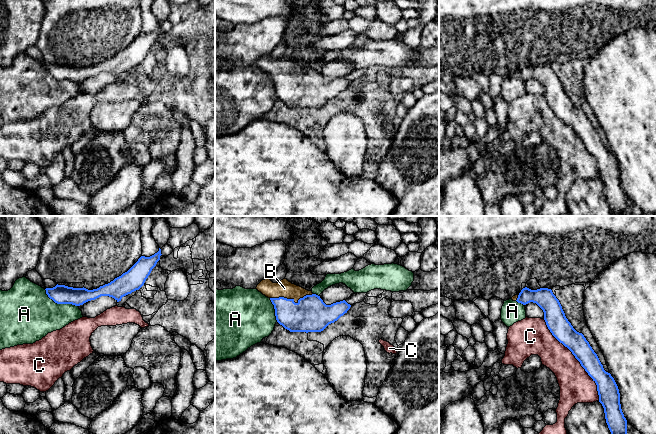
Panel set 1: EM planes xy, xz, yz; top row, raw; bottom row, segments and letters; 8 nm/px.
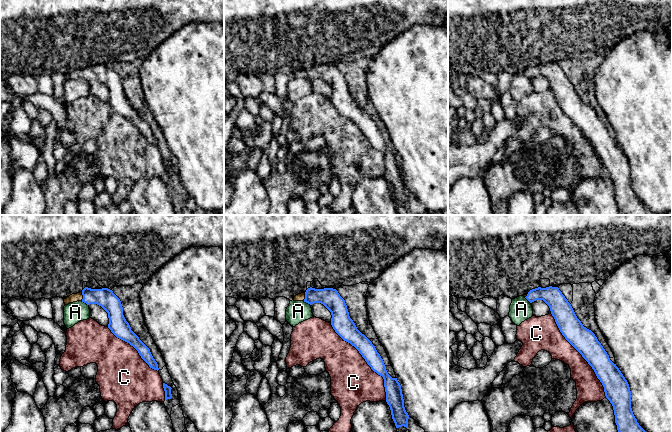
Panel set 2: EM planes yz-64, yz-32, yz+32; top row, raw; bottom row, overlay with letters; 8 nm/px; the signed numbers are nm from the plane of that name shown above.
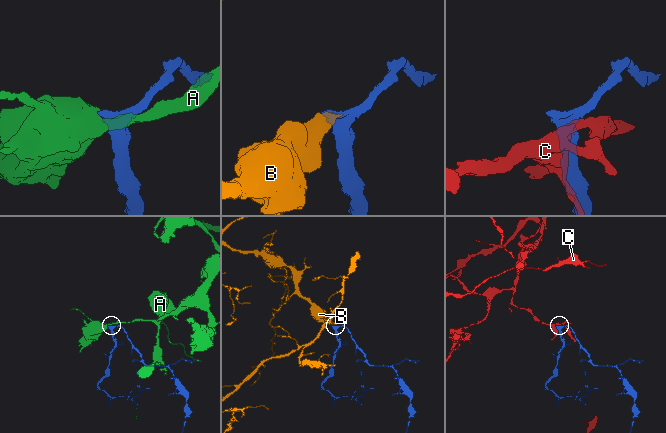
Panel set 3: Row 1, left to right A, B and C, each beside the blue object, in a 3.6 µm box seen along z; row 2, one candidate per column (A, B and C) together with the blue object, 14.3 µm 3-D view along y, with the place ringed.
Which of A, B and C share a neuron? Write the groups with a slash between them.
A / B / C

